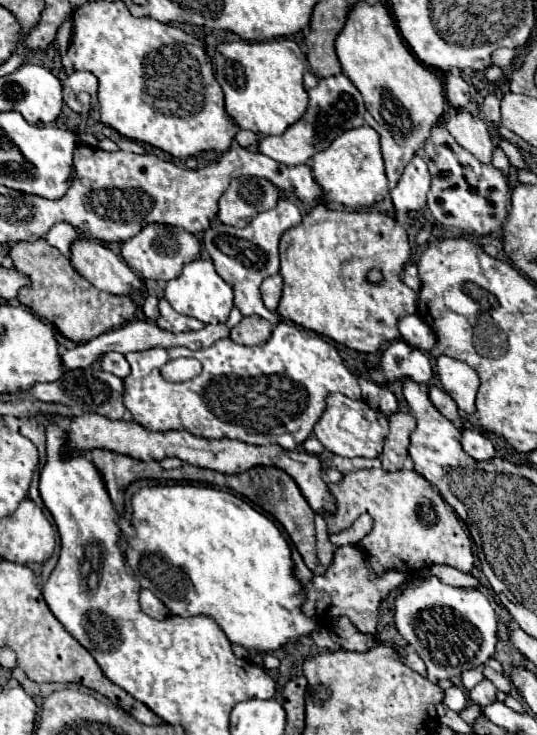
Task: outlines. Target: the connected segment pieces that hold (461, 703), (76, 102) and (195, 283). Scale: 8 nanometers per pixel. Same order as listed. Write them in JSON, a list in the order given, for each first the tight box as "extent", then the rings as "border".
[{"extent":[445,689,467,711],"border":[[[445,689],[445,703],[449,709],[453,711],[461,711],[467,707],[467,695],[465,691],[453,691],[453,689]]]},{"extent":[63,71,97,117],"border":[[[73,71],[63,83],[63,101],[79,115],[87,117],[97,107],[97,77],[89,71]]]},{"extent":[165,259,233,323],"border":[[[195,259],[183,267],[183,273],[165,287],[165,299],[183,315],[191,315],[203,323],[225,323],[233,309],[233,287],[215,271],[209,259]]]}]

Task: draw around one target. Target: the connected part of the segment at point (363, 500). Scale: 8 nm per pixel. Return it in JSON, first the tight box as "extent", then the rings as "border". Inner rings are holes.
{"extent":[327,469,475,575],"border":[[[359,469],[345,473],[339,483],[327,483],[327,487],[335,497],[335,513],[327,513],[329,535],[349,529],[361,513],[373,517],[371,533],[357,545],[369,555],[369,565],[377,575],[389,569],[411,575],[435,563],[451,565],[463,573],[473,569],[475,557],[465,523],[417,471],[401,469],[391,473],[385,469]]]}

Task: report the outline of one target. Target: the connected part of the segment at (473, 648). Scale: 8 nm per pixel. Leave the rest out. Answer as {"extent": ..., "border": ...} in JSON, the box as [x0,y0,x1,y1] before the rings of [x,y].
{"extent":[395,577,497,683],"border":[[[431,577],[427,581],[411,581],[401,597],[395,601],[395,627],[397,631],[407,639],[407,643],[419,653],[419,657],[425,661],[425,679],[431,683],[439,683],[441,679],[447,679],[451,675],[461,675],[465,669],[477,669],[483,667],[495,653],[497,647],[497,615],[491,607],[489,599],[479,589],[465,589],[465,587],[453,587],[445,585],[439,579]]]}

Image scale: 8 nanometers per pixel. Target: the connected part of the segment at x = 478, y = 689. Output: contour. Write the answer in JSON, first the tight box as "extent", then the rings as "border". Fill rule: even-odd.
{"extent":[467,679,497,711],"border":[[[483,679],[483,681],[477,683],[473,689],[467,691],[469,701],[477,703],[481,711],[485,709],[485,705],[489,705],[489,703],[495,701],[495,693],[497,693],[497,689],[495,689],[495,685],[493,685],[489,679]]]}

